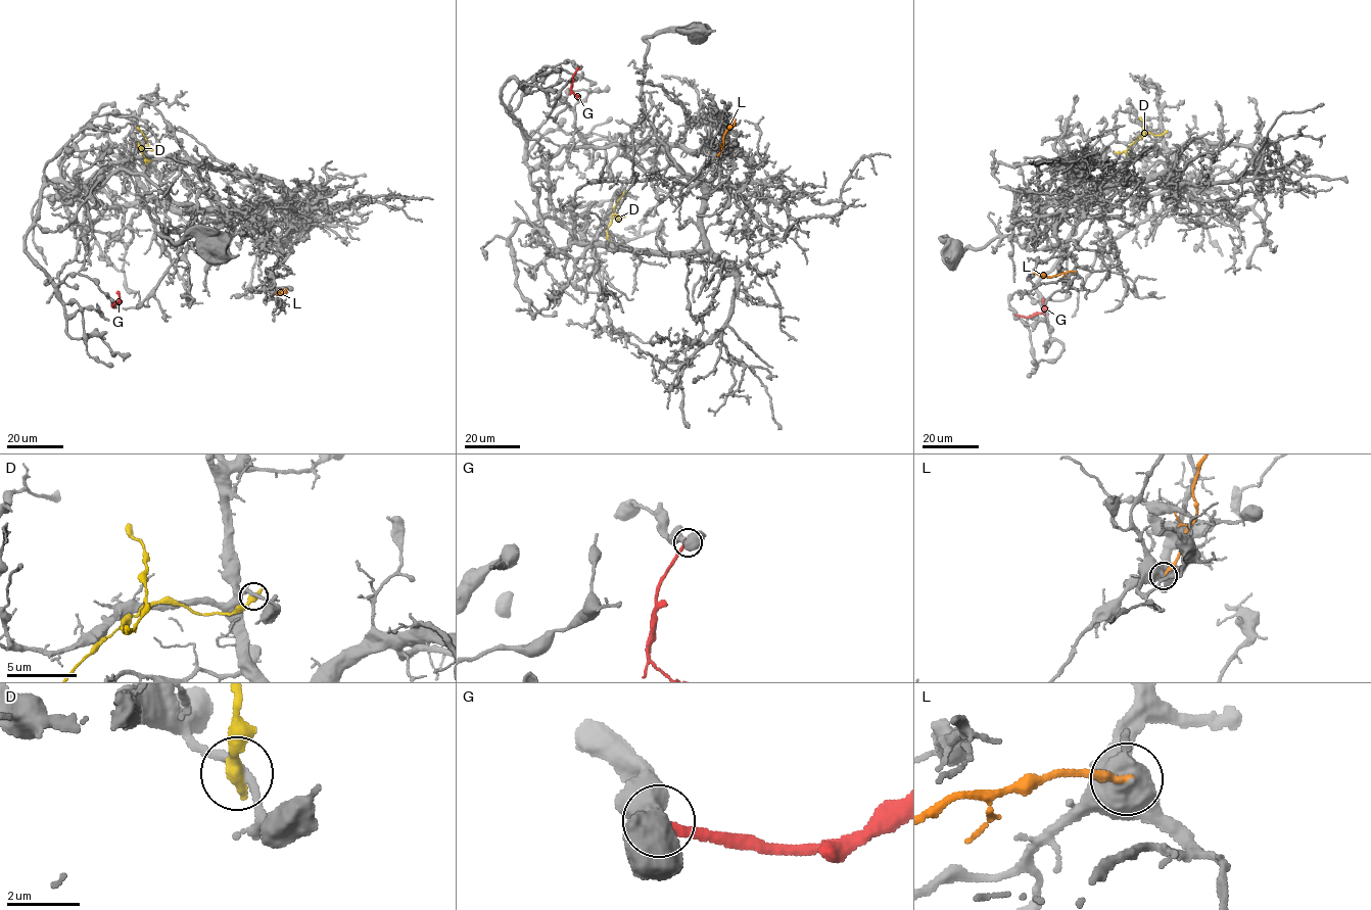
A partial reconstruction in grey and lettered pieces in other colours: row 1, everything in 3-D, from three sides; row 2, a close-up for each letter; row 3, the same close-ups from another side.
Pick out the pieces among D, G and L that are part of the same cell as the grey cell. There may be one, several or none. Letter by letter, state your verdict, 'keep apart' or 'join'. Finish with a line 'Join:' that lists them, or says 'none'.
D: keep apart
G: keep apart
L: keep apart
Join: none

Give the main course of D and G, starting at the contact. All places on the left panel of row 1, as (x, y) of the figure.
D: (138, 144), (138, 147), (138, 143), (148, 147), (144, 134), (137, 126)
G: (115, 303), (111, 306), (117, 302), (117, 291)

